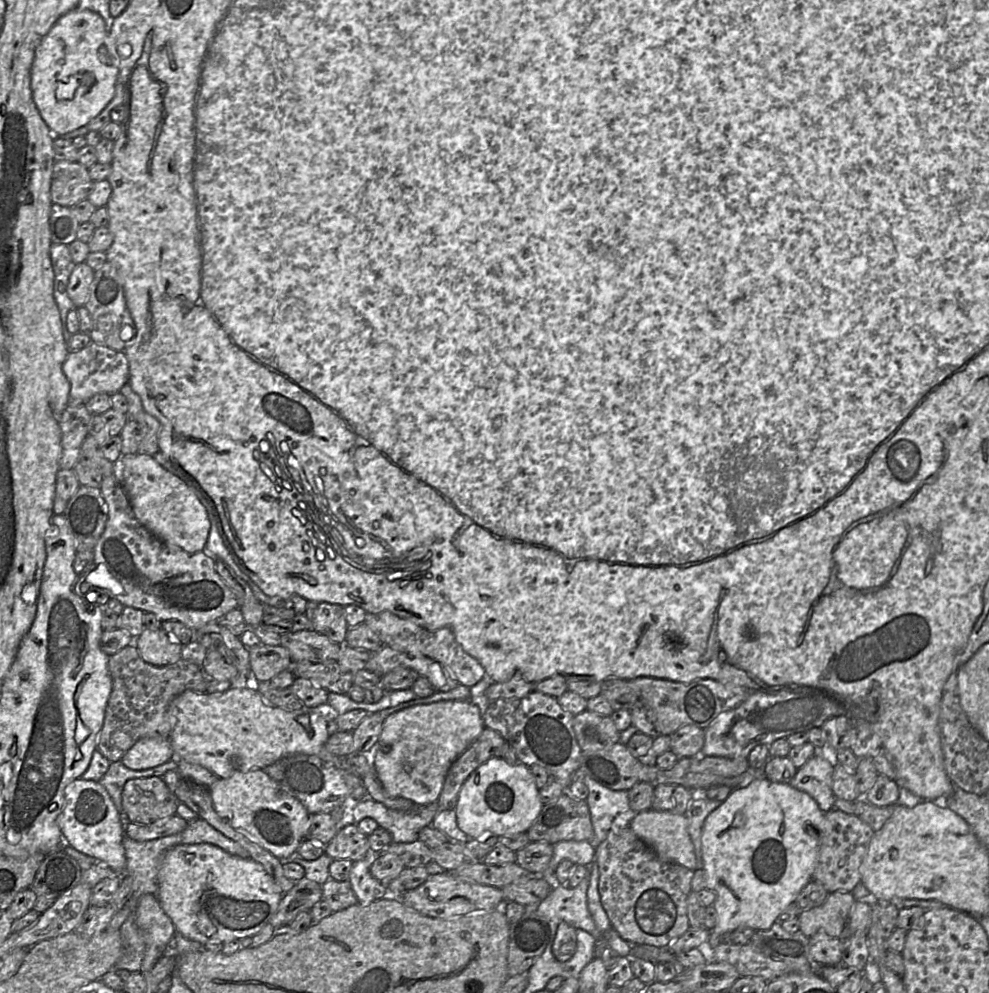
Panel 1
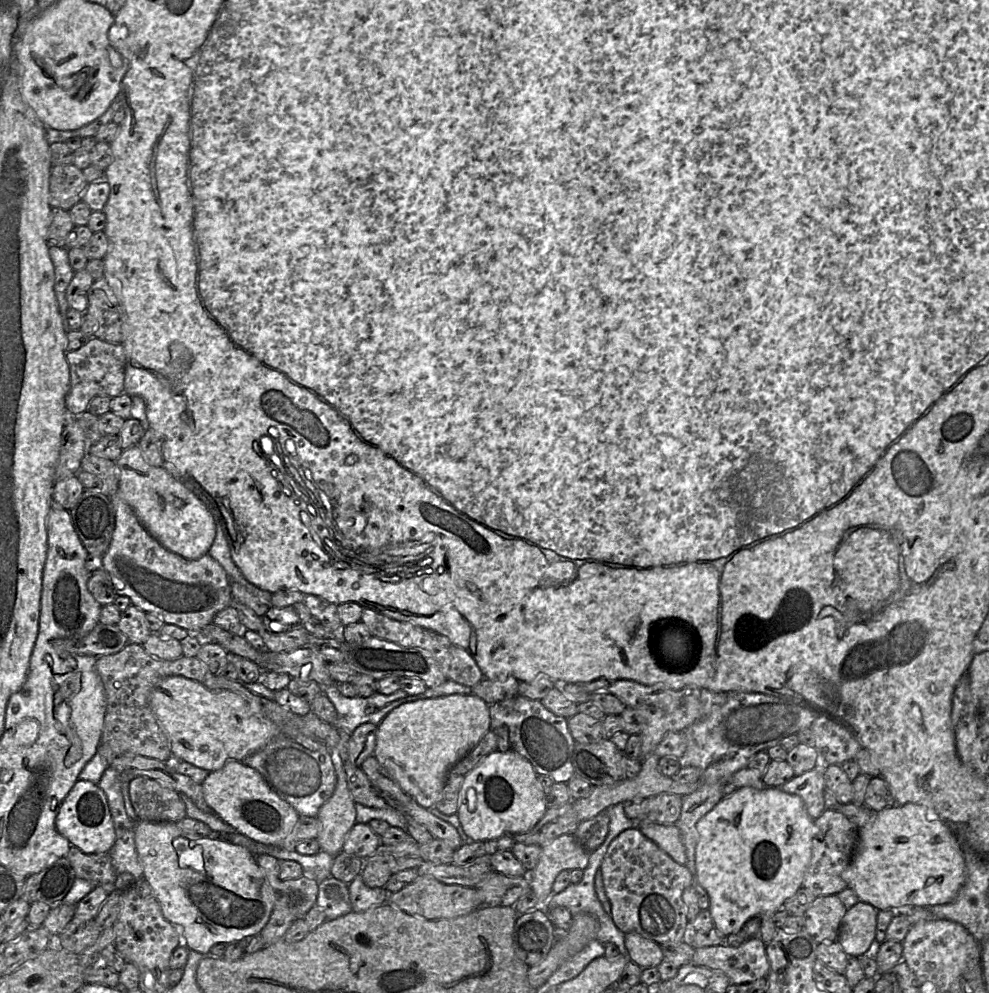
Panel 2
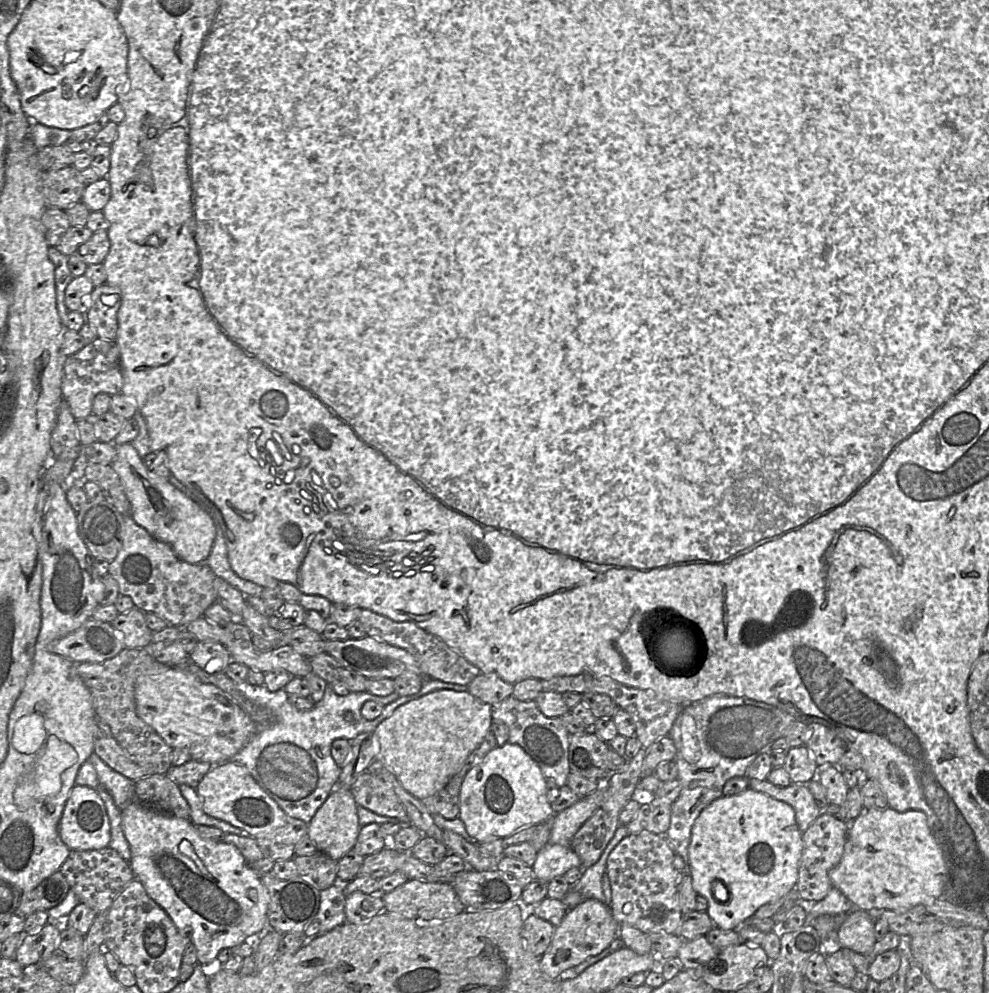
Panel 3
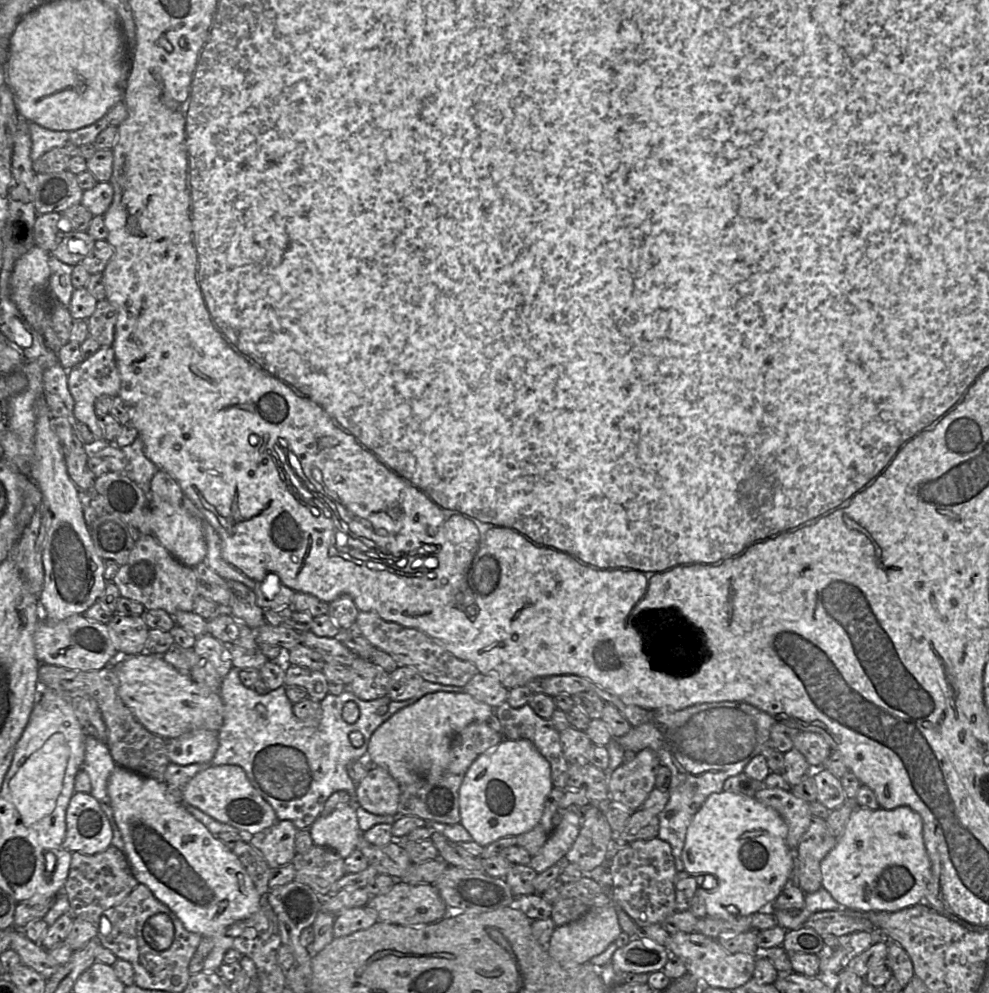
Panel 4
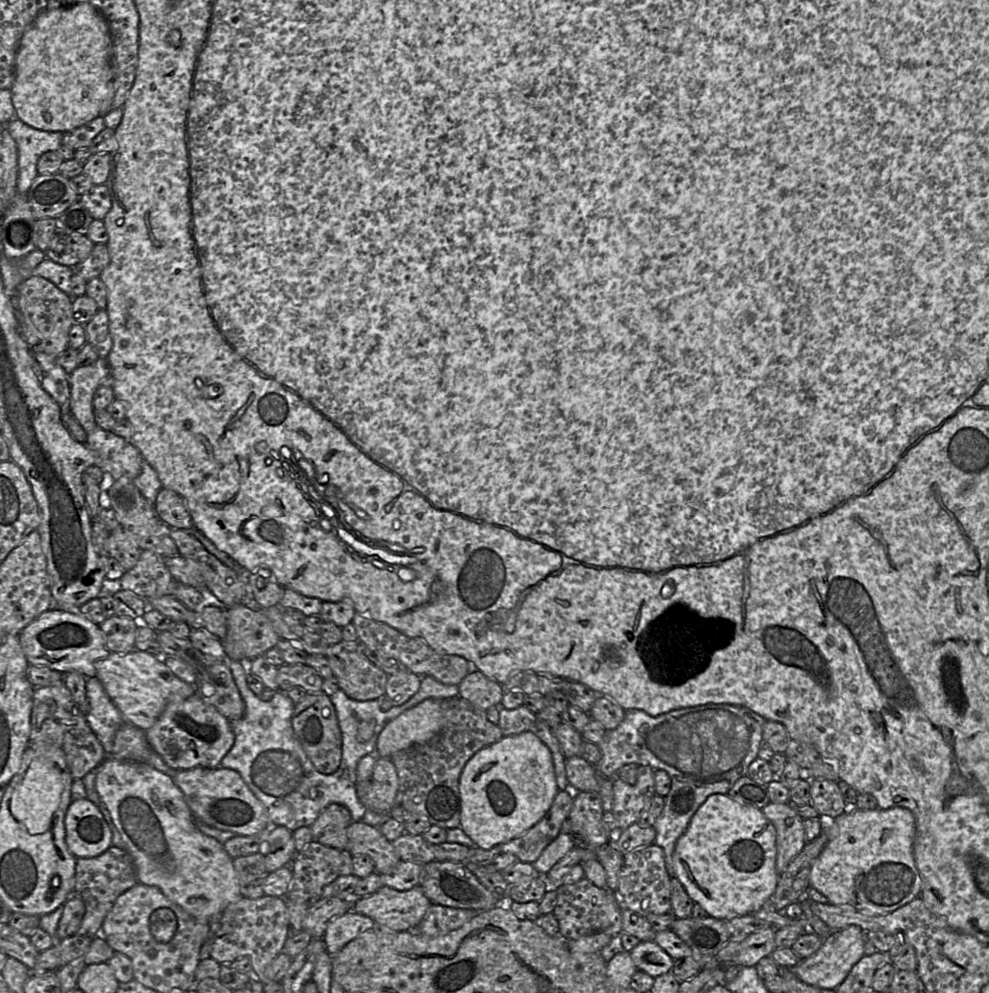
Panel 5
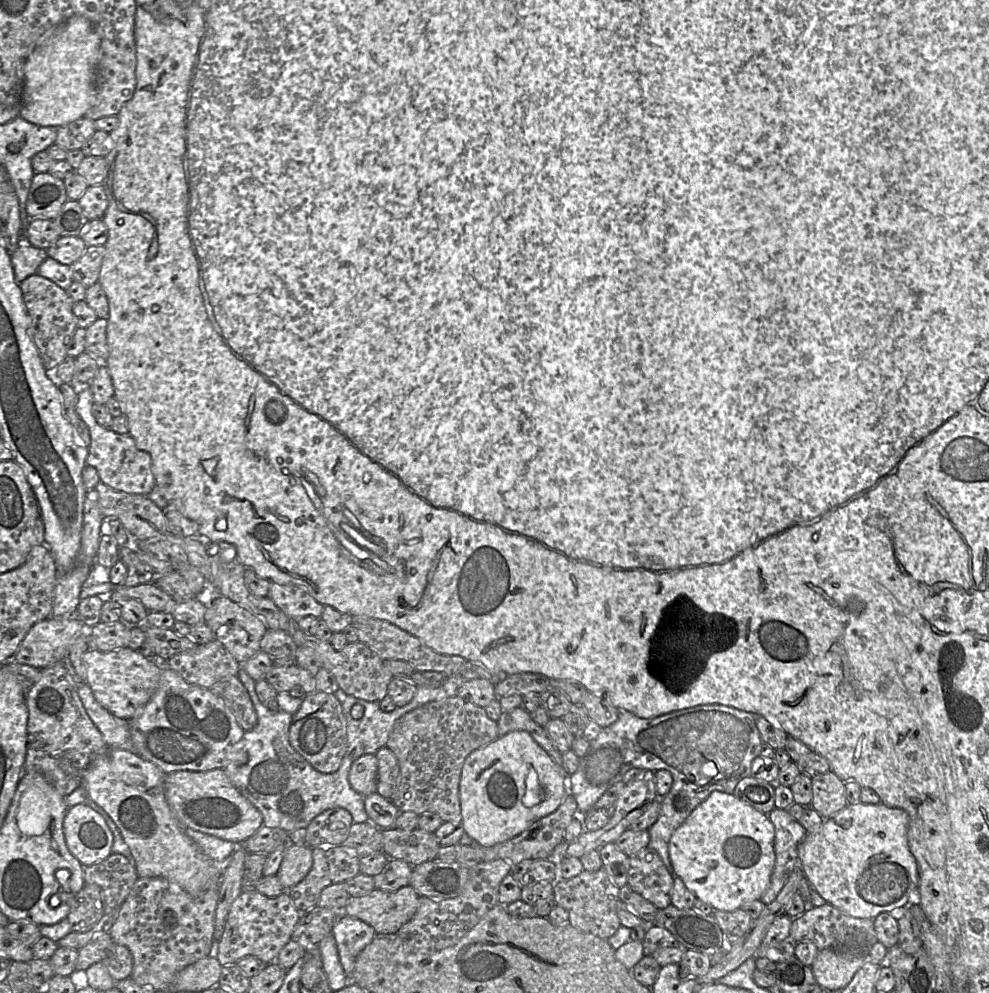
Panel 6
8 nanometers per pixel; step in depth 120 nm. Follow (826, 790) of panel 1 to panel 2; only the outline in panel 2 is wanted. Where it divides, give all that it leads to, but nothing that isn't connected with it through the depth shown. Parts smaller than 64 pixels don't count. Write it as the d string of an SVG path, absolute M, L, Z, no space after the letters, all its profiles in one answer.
M813 768L805 773L791 778L780 788L782 791L799 796L805 805L811 819L817 819L825 810L825 782L822 771Z

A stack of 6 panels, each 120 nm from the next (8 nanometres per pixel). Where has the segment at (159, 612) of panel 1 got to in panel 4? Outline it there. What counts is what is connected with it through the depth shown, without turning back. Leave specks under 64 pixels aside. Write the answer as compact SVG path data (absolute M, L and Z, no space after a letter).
M152 535L137 538L127 563L119 567L113 582L122 597L141 603L146 610L162 609L171 616L178 611L193 611L198 595L194 570L176 560Z

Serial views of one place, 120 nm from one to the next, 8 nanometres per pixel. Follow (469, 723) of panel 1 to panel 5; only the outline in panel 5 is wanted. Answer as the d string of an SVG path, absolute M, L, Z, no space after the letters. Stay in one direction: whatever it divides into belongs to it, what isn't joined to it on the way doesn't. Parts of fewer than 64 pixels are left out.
M429 698L386 724L378 736L375 755L391 757L395 752L423 744L445 725L444 699Z

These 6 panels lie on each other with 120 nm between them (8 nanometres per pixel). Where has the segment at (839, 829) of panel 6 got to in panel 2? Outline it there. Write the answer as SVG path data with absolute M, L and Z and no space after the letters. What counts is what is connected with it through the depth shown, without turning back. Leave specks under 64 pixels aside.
M918 803L892 805L873 813L870 821L859 828L855 853L842 879L860 901L878 911L905 905L930 907L955 899L965 880L965 861L953 832L931 808Z

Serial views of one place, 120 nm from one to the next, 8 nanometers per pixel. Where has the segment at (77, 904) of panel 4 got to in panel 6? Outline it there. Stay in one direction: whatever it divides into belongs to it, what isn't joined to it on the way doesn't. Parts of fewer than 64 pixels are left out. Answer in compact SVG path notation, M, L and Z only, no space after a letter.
M111 853L104 860L84 867L83 873L85 883L95 884L100 888L103 901L103 914L101 919L91 929L84 932L71 931L69 934L56 942L58 946L68 947L75 950L79 950L85 946L95 935L109 932L111 926L117 918L123 902L138 879L131 857L128 858L122 854L116 853Z

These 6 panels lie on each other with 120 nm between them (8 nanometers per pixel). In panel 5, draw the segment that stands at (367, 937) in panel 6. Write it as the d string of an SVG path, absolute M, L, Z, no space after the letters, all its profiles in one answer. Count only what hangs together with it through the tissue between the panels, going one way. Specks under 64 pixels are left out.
M353 910L335 918L323 936L326 951L330 956L336 955L347 943L375 925L373 919Z

